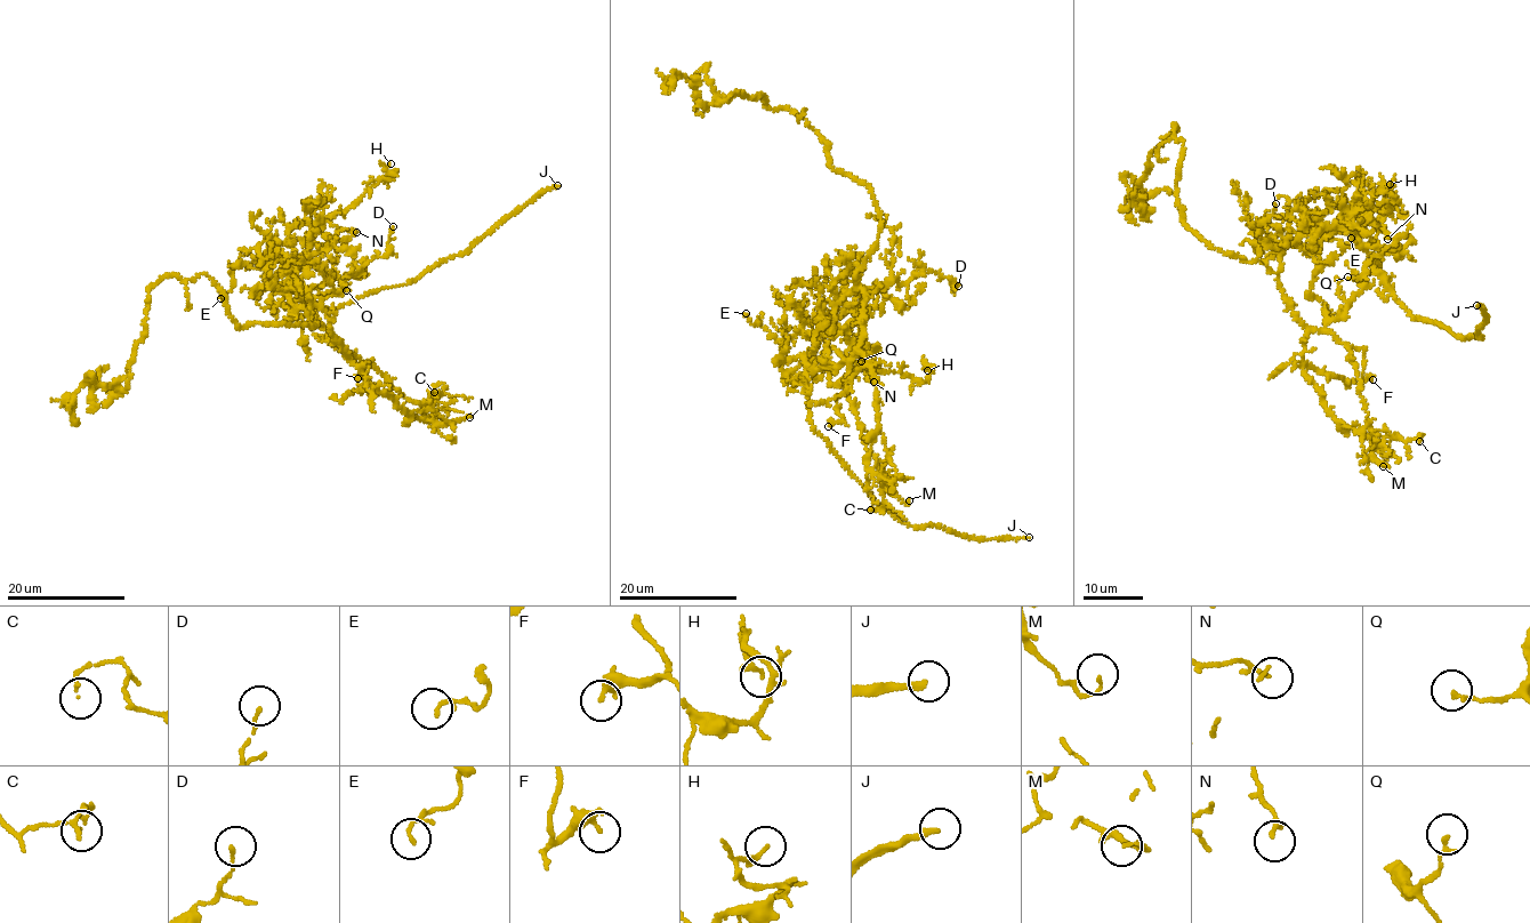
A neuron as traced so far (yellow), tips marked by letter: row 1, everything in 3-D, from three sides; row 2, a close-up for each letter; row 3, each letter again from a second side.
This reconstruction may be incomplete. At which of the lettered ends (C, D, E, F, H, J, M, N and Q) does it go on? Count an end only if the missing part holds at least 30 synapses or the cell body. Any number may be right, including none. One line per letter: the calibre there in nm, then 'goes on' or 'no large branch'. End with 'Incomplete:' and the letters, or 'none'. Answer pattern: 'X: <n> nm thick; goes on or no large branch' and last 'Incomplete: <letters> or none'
C: 120 nm thick; no large branch
D: 120 nm thick; no large branch
E: 100 nm thick; no large branch
F: 190 nm thick; no large branch
H: 160 nm thick; no large branch
J: 240 nm thick; goes on
M: 90 nm thick; no large branch
N: 180 nm thick; no large branch
Q: 160 nm thick; no large branch
Incomplete: J

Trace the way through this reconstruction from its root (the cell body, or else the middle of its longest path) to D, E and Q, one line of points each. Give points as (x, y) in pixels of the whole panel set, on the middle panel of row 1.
D: (863, 264), (855, 278), (860, 289), (882, 289), (895, 279), (906, 283), (916, 274), (931, 271), (958, 286)
E: (863, 264), (858, 286), (844, 297), (846, 311), (820, 332), (776, 338), (746, 313)
Q: (863, 264), (858, 286), (844, 297), (846, 311), (823, 326), (821, 356), (836, 386), (861, 361)

